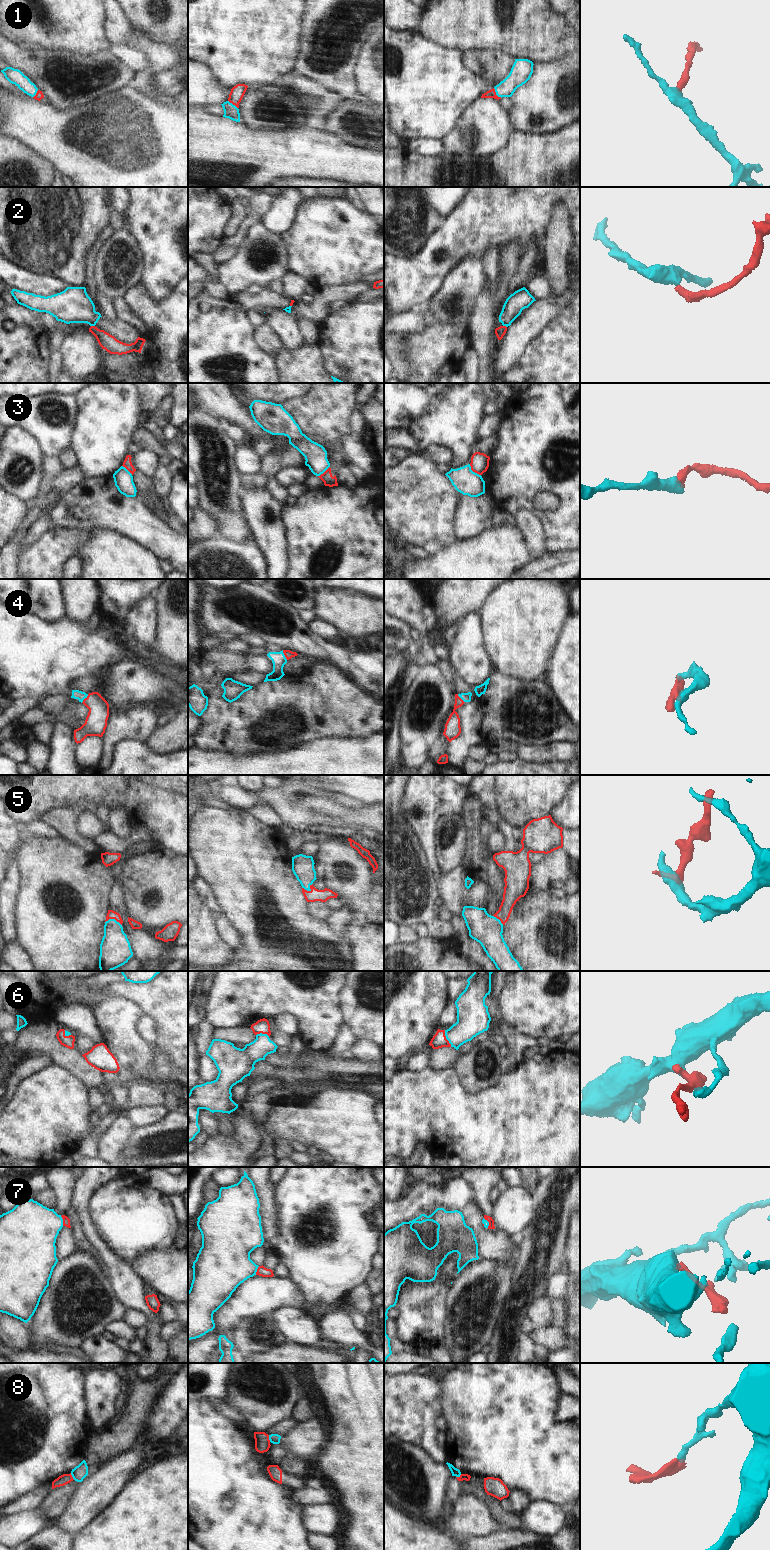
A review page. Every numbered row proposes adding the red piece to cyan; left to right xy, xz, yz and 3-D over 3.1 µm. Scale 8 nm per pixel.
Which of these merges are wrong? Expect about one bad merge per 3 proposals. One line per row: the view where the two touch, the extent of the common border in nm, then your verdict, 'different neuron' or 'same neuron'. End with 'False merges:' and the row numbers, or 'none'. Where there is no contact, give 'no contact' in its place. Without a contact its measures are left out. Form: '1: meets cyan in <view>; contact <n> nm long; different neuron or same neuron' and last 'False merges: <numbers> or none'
1: meets cyan in yz; contact 100 nm long; same neuron
2: meets cyan in xy; contact 30 nm long; different neuron
3: meets cyan in yz; contact 130 nm long; different neuron
4: meets cyan in xy; contact 90 nm long; same neuron
5: meets cyan in xy; contact 140 nm long; same neuron
6: meets cyan in yz; contact 150 nm long; same neuron
7: meets cyan in xy; contact 80 nm long; same neuron
8: meets cyan in xy; contact 70 nm long; different neuron
False merges: 2, 3, 8

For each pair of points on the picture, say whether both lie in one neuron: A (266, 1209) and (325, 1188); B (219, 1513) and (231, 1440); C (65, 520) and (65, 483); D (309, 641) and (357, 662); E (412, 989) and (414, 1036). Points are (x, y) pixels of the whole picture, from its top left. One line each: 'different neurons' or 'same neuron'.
A: different neurons
B: same neuron
C: different neurons
D: same neuron
E: same neuron

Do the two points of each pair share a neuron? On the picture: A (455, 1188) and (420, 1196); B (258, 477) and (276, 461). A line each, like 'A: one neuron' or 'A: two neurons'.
A: one neuron
B: one neuron

